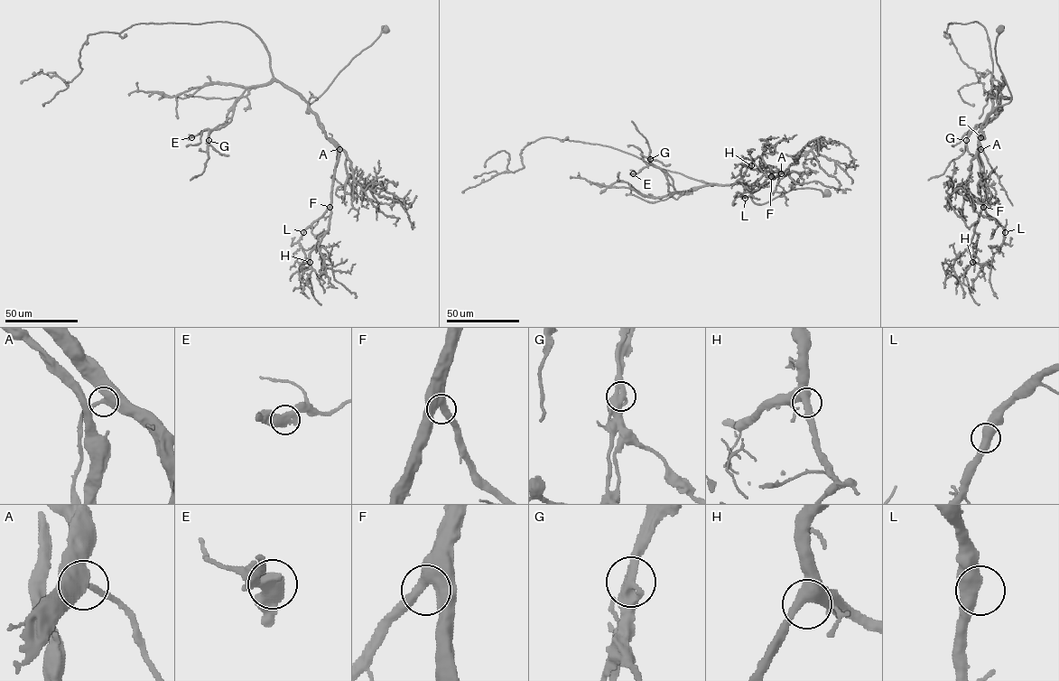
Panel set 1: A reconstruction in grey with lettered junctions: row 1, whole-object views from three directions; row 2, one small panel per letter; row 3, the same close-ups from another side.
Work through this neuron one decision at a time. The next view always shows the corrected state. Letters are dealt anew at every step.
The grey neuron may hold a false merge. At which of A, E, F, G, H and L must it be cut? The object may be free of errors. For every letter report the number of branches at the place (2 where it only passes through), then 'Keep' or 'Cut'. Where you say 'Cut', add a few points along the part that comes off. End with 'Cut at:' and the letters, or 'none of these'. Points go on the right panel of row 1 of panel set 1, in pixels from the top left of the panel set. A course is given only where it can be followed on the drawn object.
A: Branches: 2. Keep
E: Branches: 2. Keep
F: Branches: 2. Keep
G: Branches: 2. Cut. Course of the part to remove: (966, 140), (1000, 92), (985, 28), (948, 24), (979, 82), (989, 70), (999, 83)
H: Branches: 2. Keep
L: Branches: 2. Keep
Cut at: G

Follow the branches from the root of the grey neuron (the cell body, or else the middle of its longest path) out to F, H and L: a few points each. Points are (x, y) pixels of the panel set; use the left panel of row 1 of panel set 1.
F: (386, 29), (357, 55), (309, 106), (325, 135), (338, 149), (329, 207)
H: (386, 29), (309, 106), (339, 154), (329, 228), (319, 237), (310, 254), (310, 262)
L: (386, 29), (357, 55), (309, 106), (325, 135), (338, 148), (339, 157), (330, 205), (303, 232)

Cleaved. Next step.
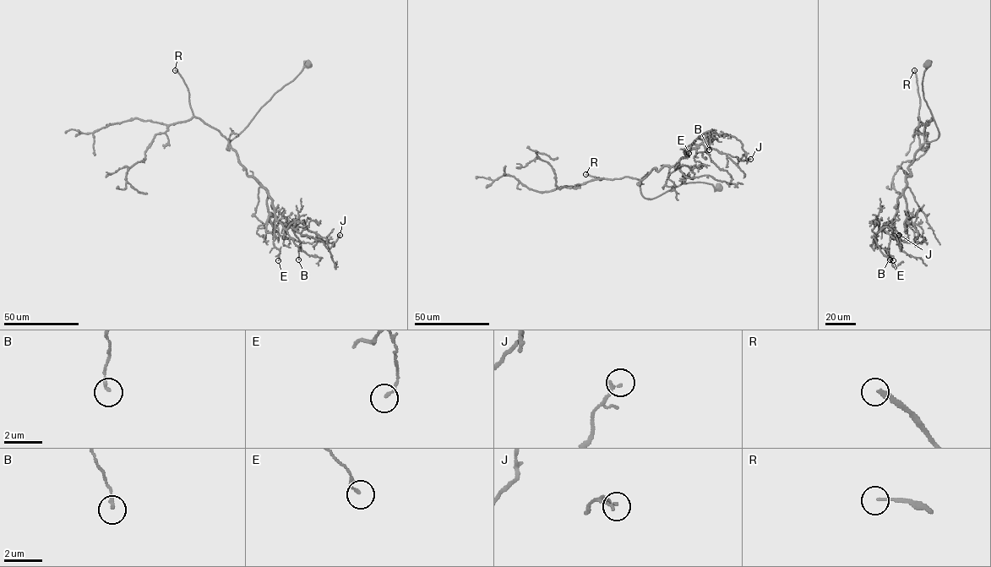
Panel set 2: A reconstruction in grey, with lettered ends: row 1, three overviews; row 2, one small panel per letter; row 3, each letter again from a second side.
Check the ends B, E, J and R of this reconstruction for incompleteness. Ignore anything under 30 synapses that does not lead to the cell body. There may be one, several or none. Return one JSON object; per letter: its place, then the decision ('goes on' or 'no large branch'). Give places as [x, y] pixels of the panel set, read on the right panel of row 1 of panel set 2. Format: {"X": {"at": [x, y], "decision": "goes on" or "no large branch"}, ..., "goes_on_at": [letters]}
{"B": {"at": [890, 259], "decision": "no large branch"}, "E": {"at": [893, 260], "decision": "no large branch"}, "J": {"at": [899, 235], "decision": "no large branch"}, "R": {"at": [914, 70], "decision": "goes on"}, "goes_on_at": ["R"]}

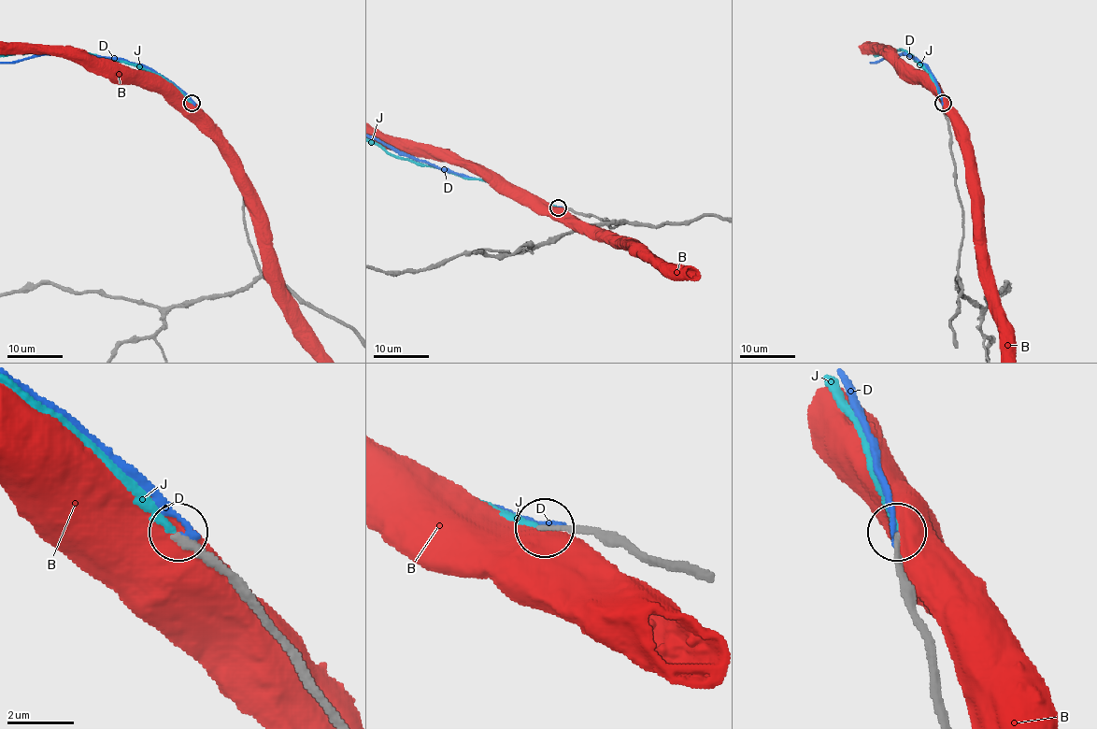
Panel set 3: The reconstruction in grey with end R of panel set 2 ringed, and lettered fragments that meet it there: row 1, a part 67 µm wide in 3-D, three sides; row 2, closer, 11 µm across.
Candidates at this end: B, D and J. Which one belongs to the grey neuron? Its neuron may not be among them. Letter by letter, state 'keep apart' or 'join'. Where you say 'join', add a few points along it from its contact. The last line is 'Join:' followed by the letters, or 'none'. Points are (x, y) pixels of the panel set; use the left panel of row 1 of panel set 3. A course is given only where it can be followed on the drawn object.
B: keep apart
D: keep apart
J: join
Join: J

